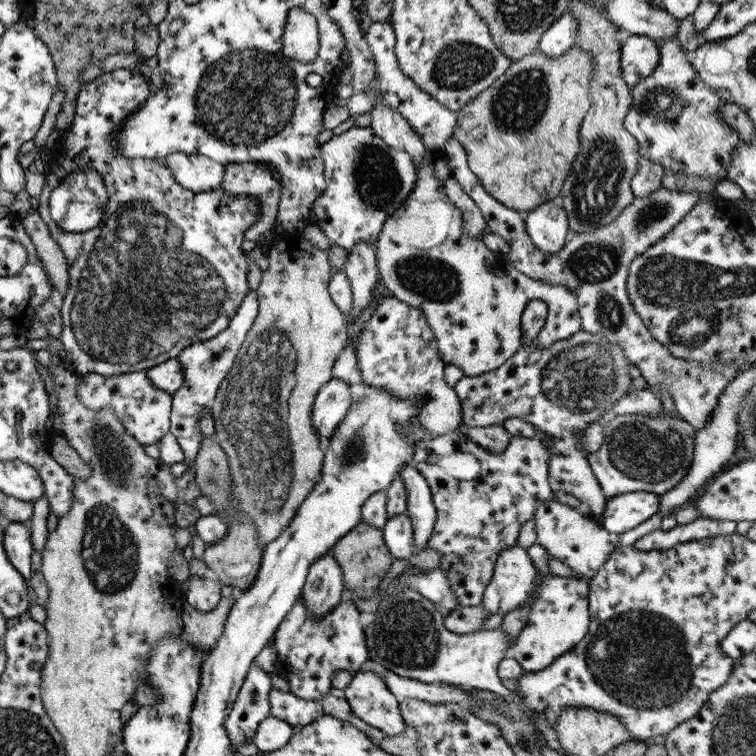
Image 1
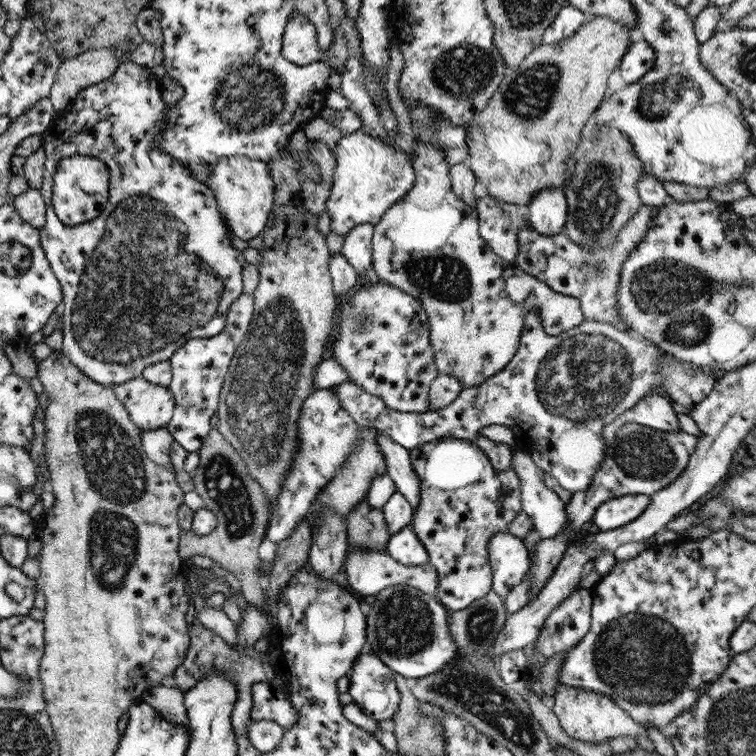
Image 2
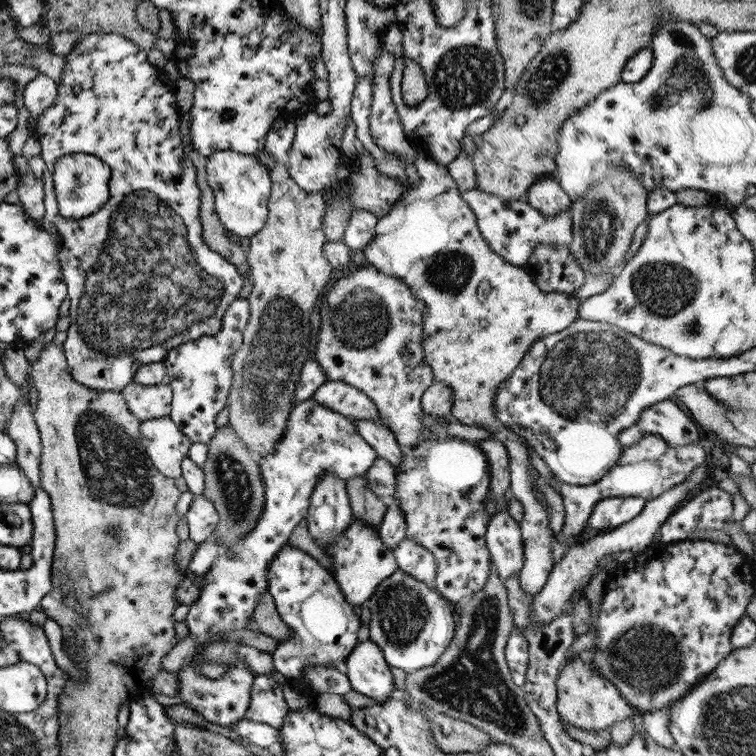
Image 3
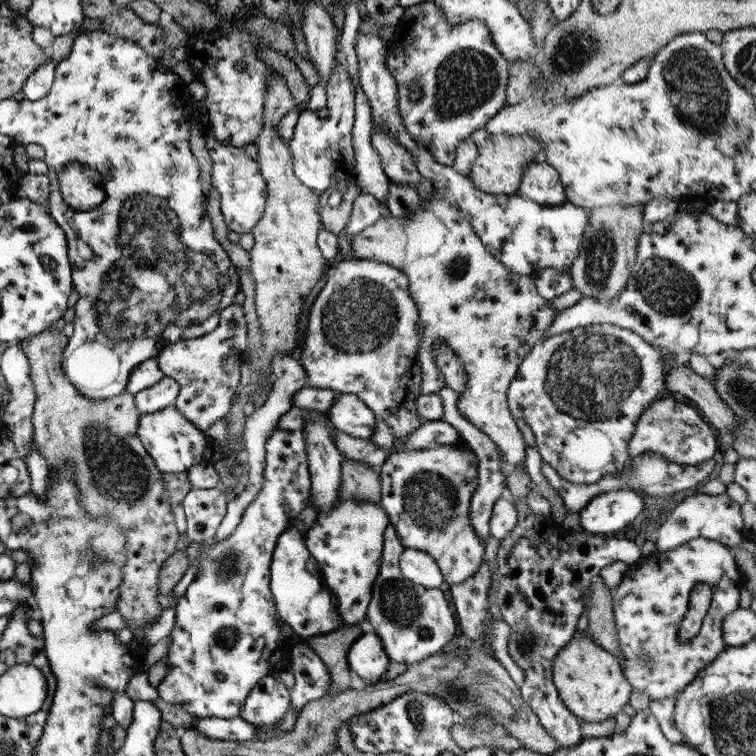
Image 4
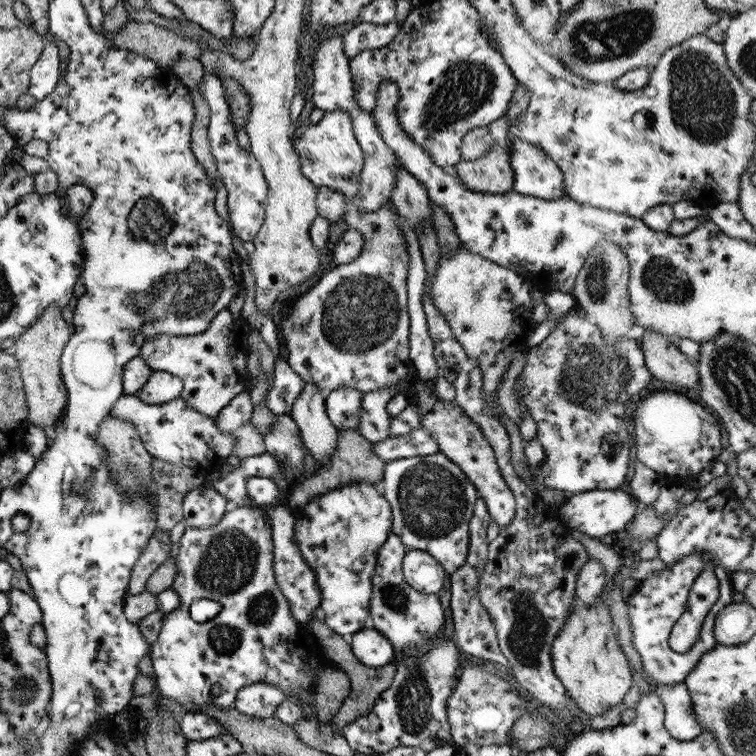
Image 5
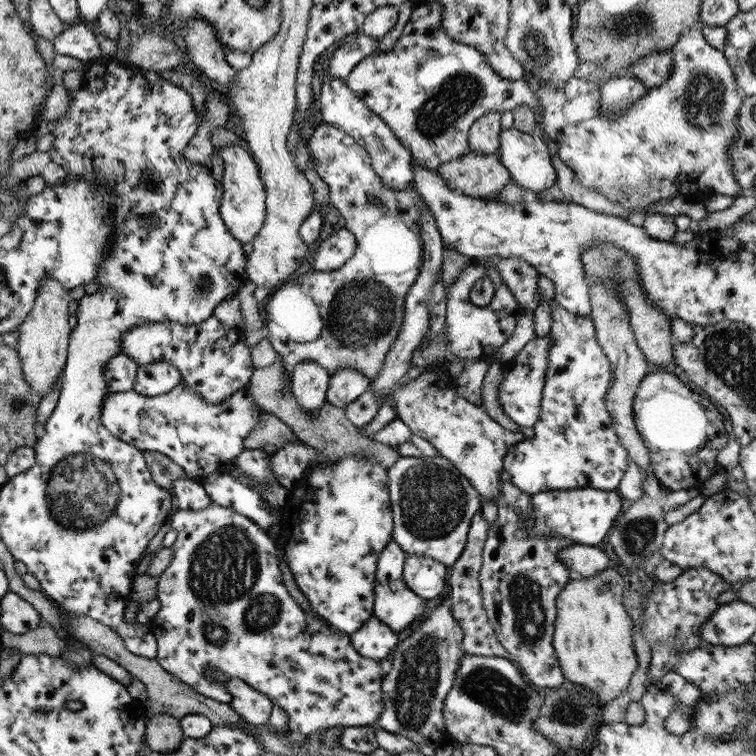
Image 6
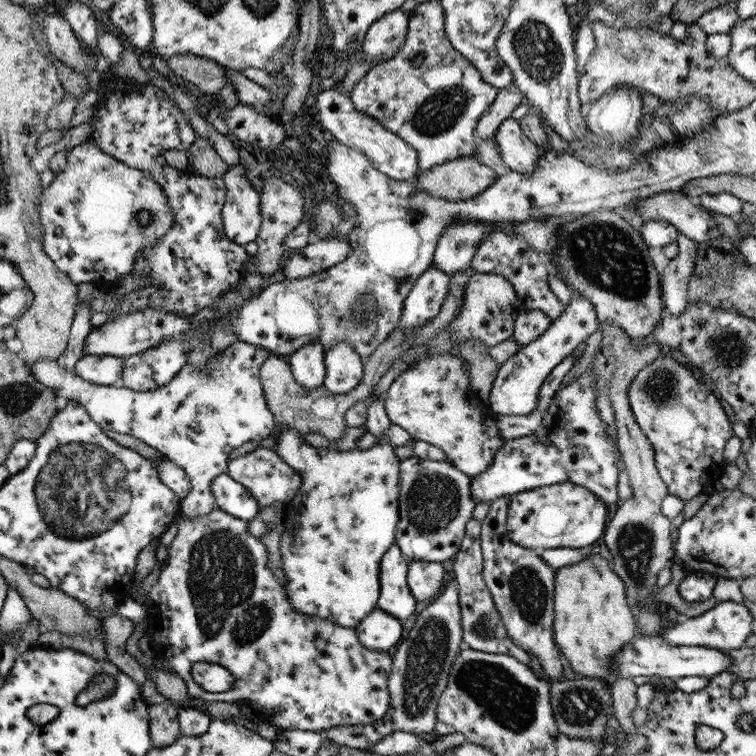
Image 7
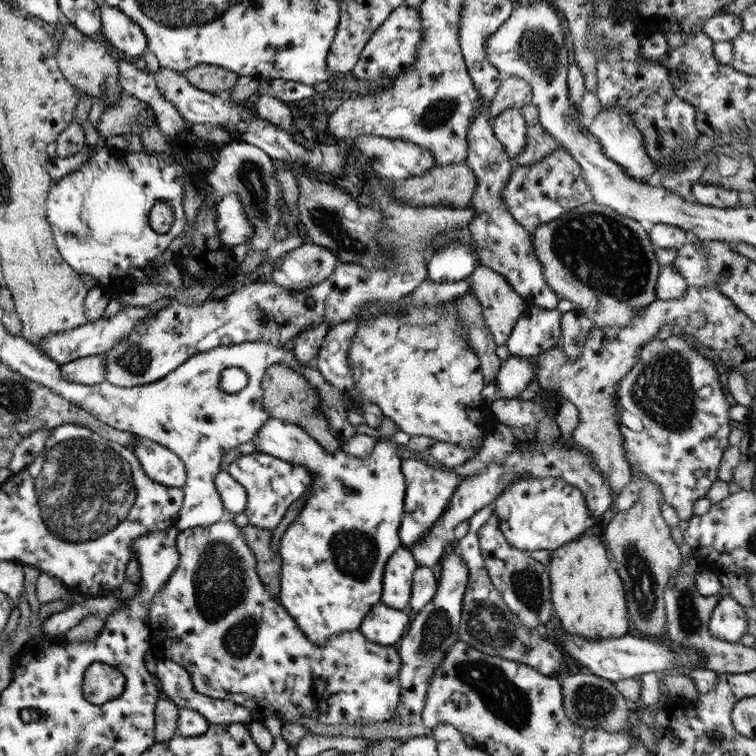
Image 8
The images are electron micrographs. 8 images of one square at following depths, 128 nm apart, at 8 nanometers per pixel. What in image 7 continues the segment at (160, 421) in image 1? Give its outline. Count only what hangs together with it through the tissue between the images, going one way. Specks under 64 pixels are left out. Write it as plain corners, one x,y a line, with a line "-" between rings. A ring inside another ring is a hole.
173,341
124,358
120,386
137,392
164,386
186,364
186,343

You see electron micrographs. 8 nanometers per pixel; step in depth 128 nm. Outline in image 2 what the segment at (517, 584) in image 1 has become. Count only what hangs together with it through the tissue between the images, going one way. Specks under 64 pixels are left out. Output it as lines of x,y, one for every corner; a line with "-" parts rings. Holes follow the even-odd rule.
509,530
491,536
487,544
487,560
492,575
490,590
499,598
506,597
523,580
530,568
525,545
522,540
509,534
-
573,589
565,599
561,599
557,603
557,607
553,607
549,615
545,615
541,629
537,631
537,637
533,639
531,644
524,647
525,660
527,660
527,671
533,668
539,668
551,656
555,656
557,652
566,652
572,649
585,636
590,627
591,612
591,593
588,589

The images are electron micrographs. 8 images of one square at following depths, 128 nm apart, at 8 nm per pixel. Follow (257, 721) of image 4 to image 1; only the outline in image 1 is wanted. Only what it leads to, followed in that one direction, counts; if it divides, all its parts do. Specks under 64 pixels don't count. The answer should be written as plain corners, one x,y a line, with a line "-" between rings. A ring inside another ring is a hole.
271,689
267,700
269,716
299,728
321,716
331,716
335,720
349,720
349,715
352,714
347,700
330,694
325,695
323,699
303,699
289,691

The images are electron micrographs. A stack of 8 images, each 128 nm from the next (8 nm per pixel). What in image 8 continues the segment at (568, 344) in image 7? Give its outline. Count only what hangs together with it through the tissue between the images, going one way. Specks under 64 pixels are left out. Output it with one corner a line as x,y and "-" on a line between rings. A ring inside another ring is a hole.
509,355
506,360
500,362
496,372
494,382
497,395
495,398
499,400
517,399
519,392
523,392
529,382
535,381
535,370
537,369
536,358
519,358

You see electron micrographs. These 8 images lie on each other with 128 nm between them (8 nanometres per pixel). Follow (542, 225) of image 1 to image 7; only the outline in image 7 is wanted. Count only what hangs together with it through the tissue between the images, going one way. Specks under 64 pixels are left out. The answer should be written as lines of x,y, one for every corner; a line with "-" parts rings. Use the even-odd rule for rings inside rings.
510,116
505,118
499,124
493,138
499,148
502,164
507,170
510,169
519,174
533,172
535,168
533,164
537,162
542,151
523,134
518,120
513,120

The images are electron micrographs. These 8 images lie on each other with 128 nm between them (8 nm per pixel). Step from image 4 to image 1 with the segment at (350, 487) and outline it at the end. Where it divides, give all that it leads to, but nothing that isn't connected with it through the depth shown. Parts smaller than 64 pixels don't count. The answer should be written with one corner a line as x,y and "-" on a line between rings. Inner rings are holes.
361,520
345,536
341,536
335,542
331,547
331,554
337,567
341,570
342,583
345,588
344,598
350,594
351,598
371,598
373,594
376,594
377,586
390,570
390,566
395,564
383,542
381,528
373,528
369,524
363,524

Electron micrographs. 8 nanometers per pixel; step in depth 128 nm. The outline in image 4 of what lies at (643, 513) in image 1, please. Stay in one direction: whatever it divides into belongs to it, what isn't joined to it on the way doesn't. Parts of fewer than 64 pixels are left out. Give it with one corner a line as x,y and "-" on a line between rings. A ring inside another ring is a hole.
611,490
593,496
579,510
579,524
587,534
607,536
622,531
643,510
638,493
631,490

